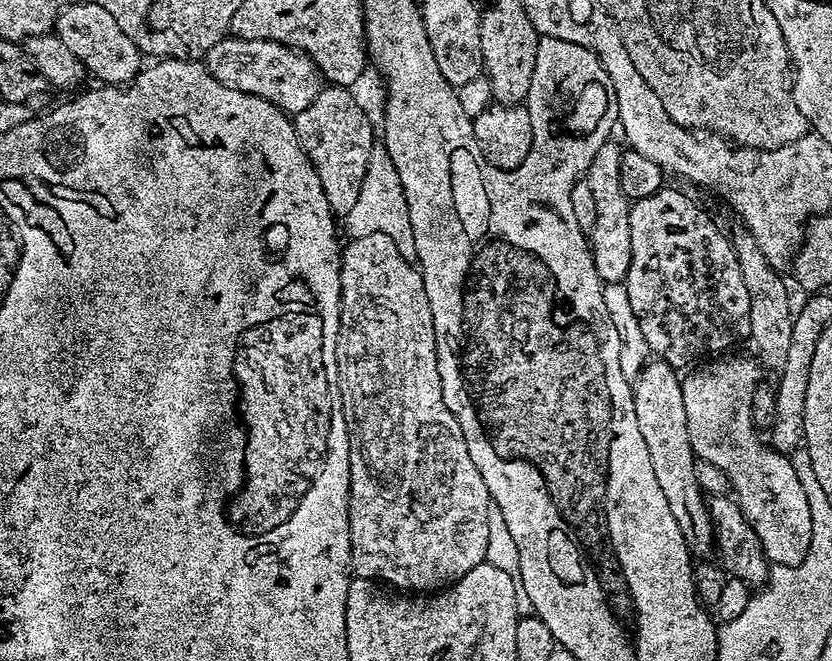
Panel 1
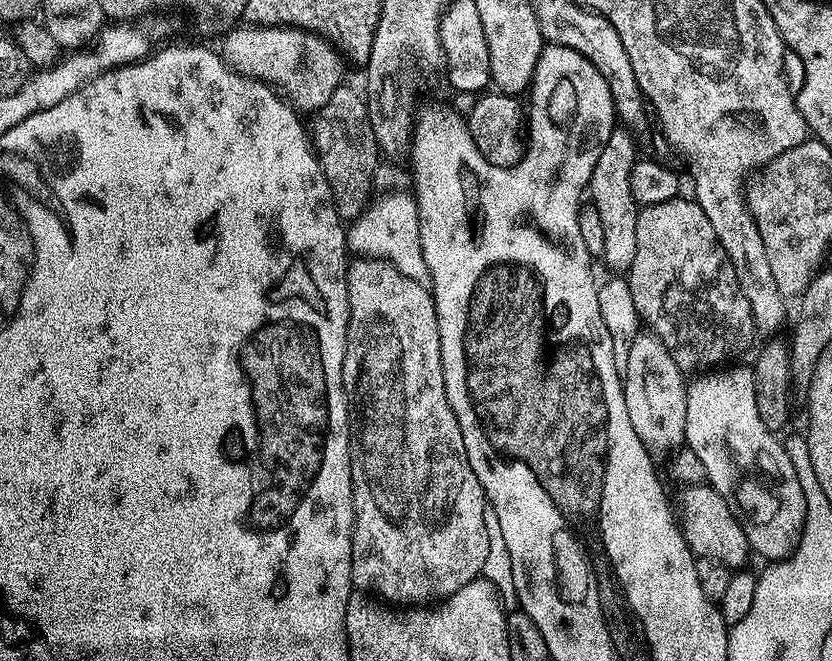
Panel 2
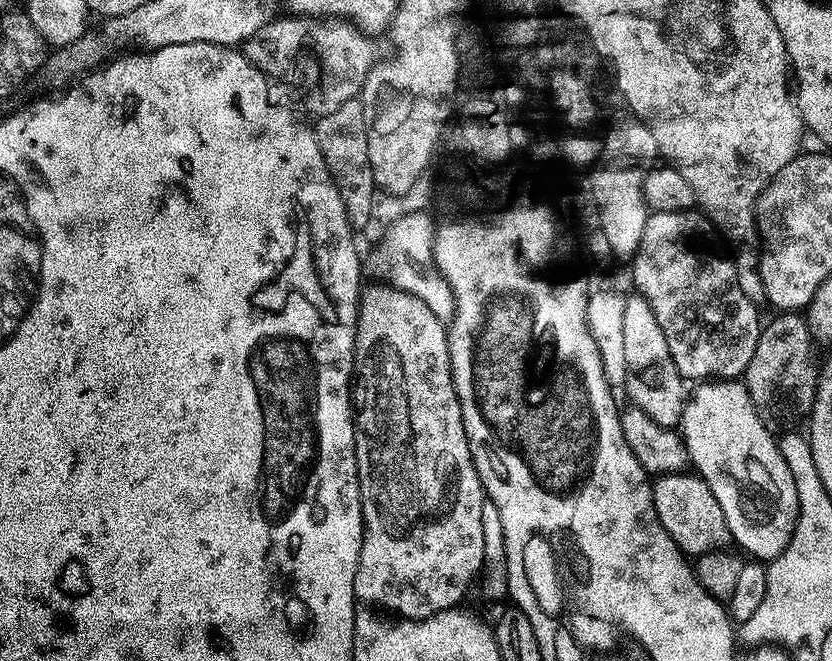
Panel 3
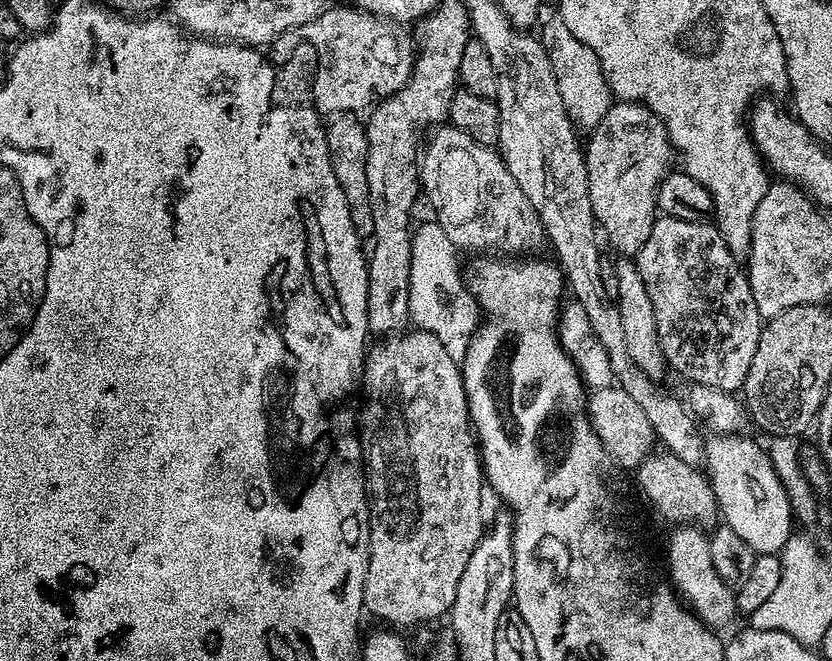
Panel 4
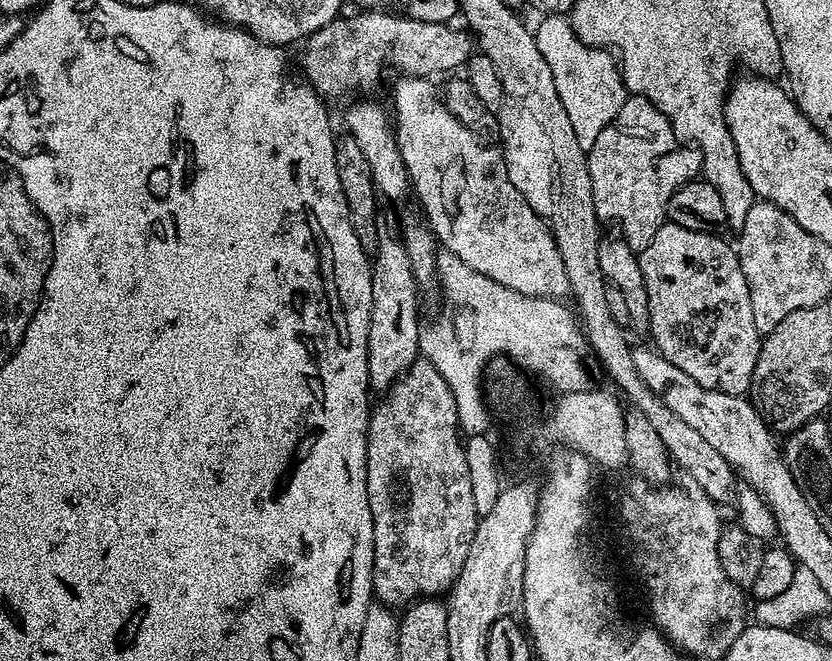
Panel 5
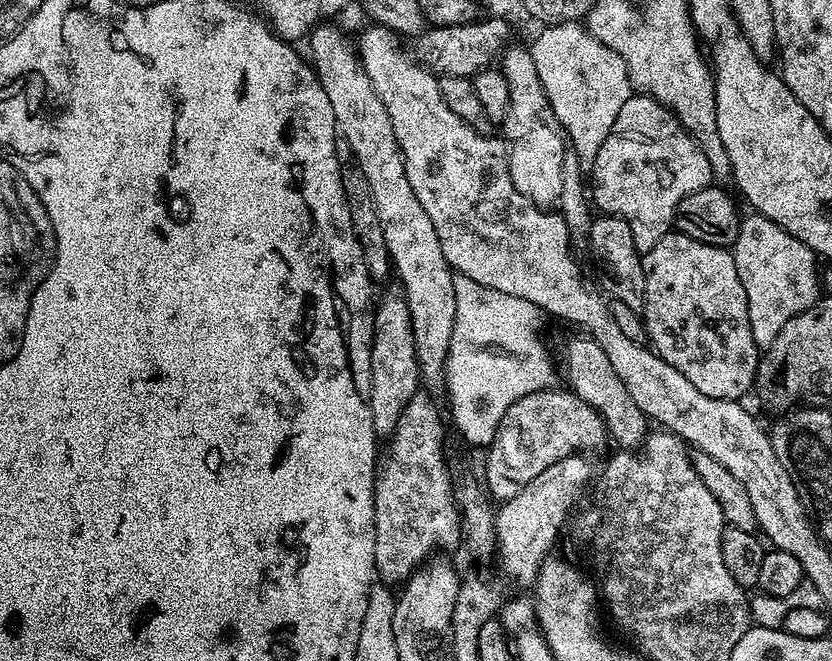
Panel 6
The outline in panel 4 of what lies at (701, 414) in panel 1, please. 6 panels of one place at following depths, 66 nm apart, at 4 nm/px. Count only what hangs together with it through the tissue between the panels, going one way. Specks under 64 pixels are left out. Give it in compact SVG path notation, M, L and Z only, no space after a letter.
M716 434L704 441L704 464L706 465L706 477L711 482L712 489L716 495L716 504L723 523L746 546L750 546L757 554L779 554L784 549L788 537L793 535L794 517L792 514L792 502L789 500L774 466L770 462L767 451L760 448L752 440L747 440L744 434Z

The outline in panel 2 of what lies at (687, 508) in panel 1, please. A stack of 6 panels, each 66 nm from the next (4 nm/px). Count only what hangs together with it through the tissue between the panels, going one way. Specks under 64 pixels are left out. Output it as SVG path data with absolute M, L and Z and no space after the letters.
M641 331L631 337L629 344L632 345L628 348L628 361L625 364L623 361L622 364L622 383L626 398L626 410L630 410L630 422L638 434L641 445L647 446L657 453L659 453L658 451L671 453L685 443L686 394L688 393L686 373L683 368L678 366L678 362L674 362L670 350L666 350L666 346L662 346L660 339L653 336L651 331Z

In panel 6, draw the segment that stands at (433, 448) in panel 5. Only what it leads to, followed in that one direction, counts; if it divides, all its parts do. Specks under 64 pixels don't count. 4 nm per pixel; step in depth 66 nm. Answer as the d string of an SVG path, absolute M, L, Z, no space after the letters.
M417 394L413 400L411 400L408 405L406 406L406 410L402 414L402 418L398 418L398 426L395 428L395 430L392 431L390 439L387 441L388 444L388 453L381 455L378 460L378 467L376 469L376 485L374 486L374 526L376 527L376 537L374 538L374 558L376 559L376 575L379 577L383 583L389 585L389 586L396 586L399 585L401 582L407 581L408 577L412 575L413 571L421 565L425 563L433 555L432 552L435 550L435 548L452 548L455 546L455 544L459 545L462 540L462 517L460 514L460 505L458 503L458 496L457 493L454 491L454 484L452 488L452 476L450 473L448 473L448 464L446 461L444 461L444 424L442 421L440 421L440 412L438 409L436 409L436 404L434 401L431 400L430 397L424 396L428 394Z

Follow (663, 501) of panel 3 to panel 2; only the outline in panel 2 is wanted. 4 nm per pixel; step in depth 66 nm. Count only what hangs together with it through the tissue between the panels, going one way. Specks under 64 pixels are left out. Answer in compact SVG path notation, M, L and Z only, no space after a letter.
M705 482L703 484L690 484L683 489L685 491L680 496L680 506L678 518L681 525L681 532L684 540L690 546L697 557L715 558L728 568L733 570L743 569L748 556L752 551L746 538L743 525L739 517L735 514L731 503L718 490L714 490L712 485Z

